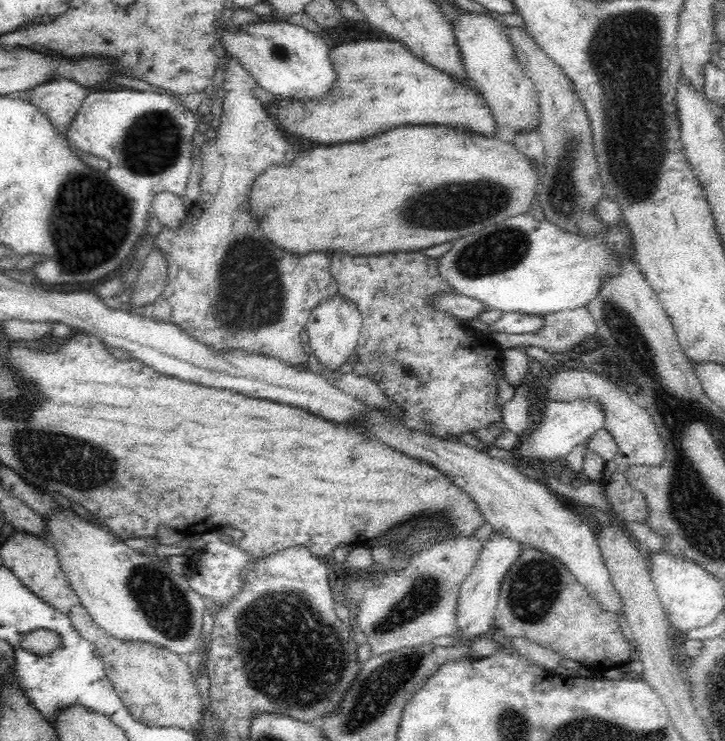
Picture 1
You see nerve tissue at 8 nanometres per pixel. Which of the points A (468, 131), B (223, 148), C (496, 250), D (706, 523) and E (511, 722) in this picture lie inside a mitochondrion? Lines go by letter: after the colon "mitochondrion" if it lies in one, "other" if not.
A: other
B: other
C: mitochondrion
D: mitochondrion
E: mitochondrion

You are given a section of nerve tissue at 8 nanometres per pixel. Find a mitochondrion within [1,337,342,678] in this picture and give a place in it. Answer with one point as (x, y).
(48, 457)

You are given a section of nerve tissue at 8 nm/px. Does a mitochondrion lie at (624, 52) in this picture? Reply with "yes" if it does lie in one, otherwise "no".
yes

